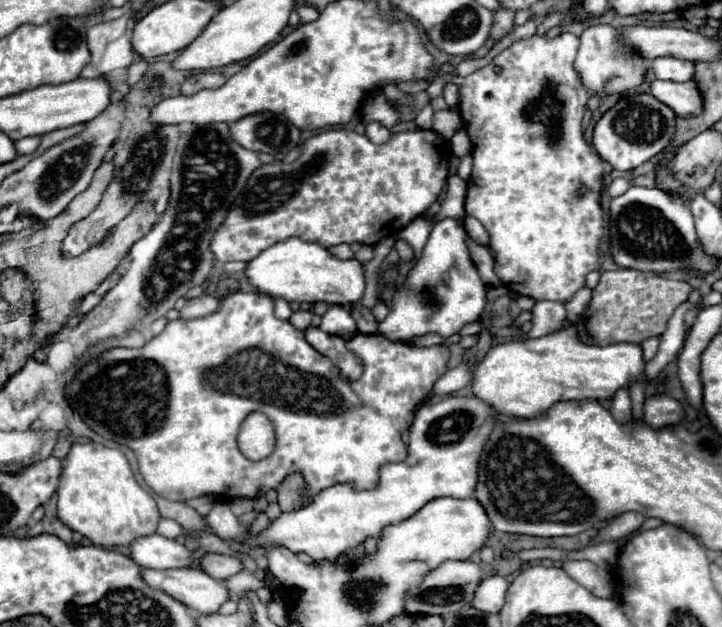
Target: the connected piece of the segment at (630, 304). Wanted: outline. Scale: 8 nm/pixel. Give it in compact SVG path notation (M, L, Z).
M614 270L614 272L602 272L602 278L598 286L592 290L592 302L588 310L580 316L578 320L578 336L586 344L596 344L596 346L608 346L616 342L628 342L628 344L640 344L642 340L650 336L660 336L666 328L668 318L672 312L688 300L692 286L684 280L668 280L658 274L642 274L638 270Z

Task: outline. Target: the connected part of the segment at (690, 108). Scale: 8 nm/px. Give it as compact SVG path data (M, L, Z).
M654 80L650 84L650 94L662 104L670 106L676 116L692 116L702 112L702 96L692 80L680 84Z

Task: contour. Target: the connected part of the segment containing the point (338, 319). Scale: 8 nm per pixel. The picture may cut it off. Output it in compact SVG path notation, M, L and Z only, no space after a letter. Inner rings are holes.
M332 306L332 308L322 316L320 328L326 330L328 334L336 334L336 336L346 338L346 340L358 332L352 314L350 314L344 306Z

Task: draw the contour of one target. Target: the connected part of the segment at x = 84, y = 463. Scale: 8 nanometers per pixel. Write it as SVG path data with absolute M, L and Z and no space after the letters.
M96 442L72 444L62 460L58 484L58 518L64 526L86 536L94 546L128 546L134 538L152 534L160 520L156 502L136 482L126 456Z

